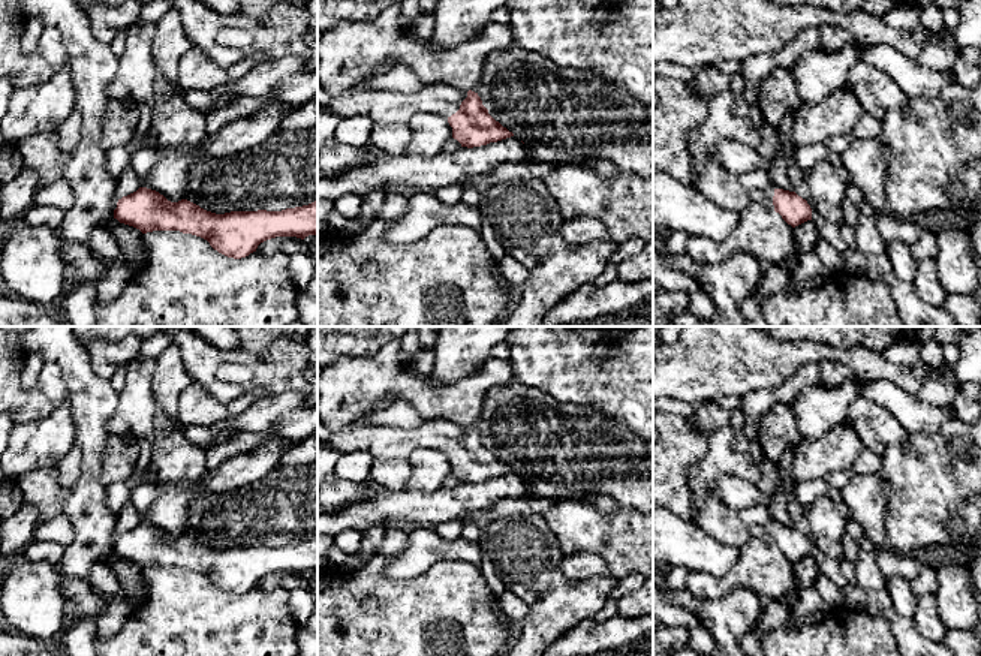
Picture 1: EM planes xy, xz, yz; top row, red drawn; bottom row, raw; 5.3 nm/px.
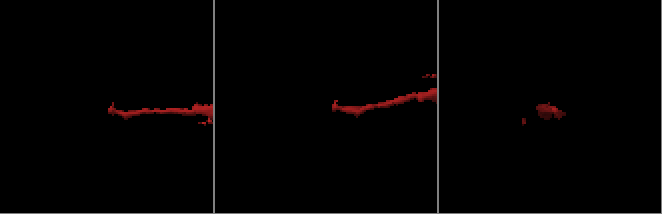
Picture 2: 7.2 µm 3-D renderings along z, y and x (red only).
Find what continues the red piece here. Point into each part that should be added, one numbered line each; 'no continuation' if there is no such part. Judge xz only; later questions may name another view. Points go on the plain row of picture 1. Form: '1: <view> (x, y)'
1: xz (384, 442)

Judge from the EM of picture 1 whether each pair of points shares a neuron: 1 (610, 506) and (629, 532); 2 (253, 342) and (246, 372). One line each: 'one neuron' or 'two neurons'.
1: two neurons
2: two neurons

